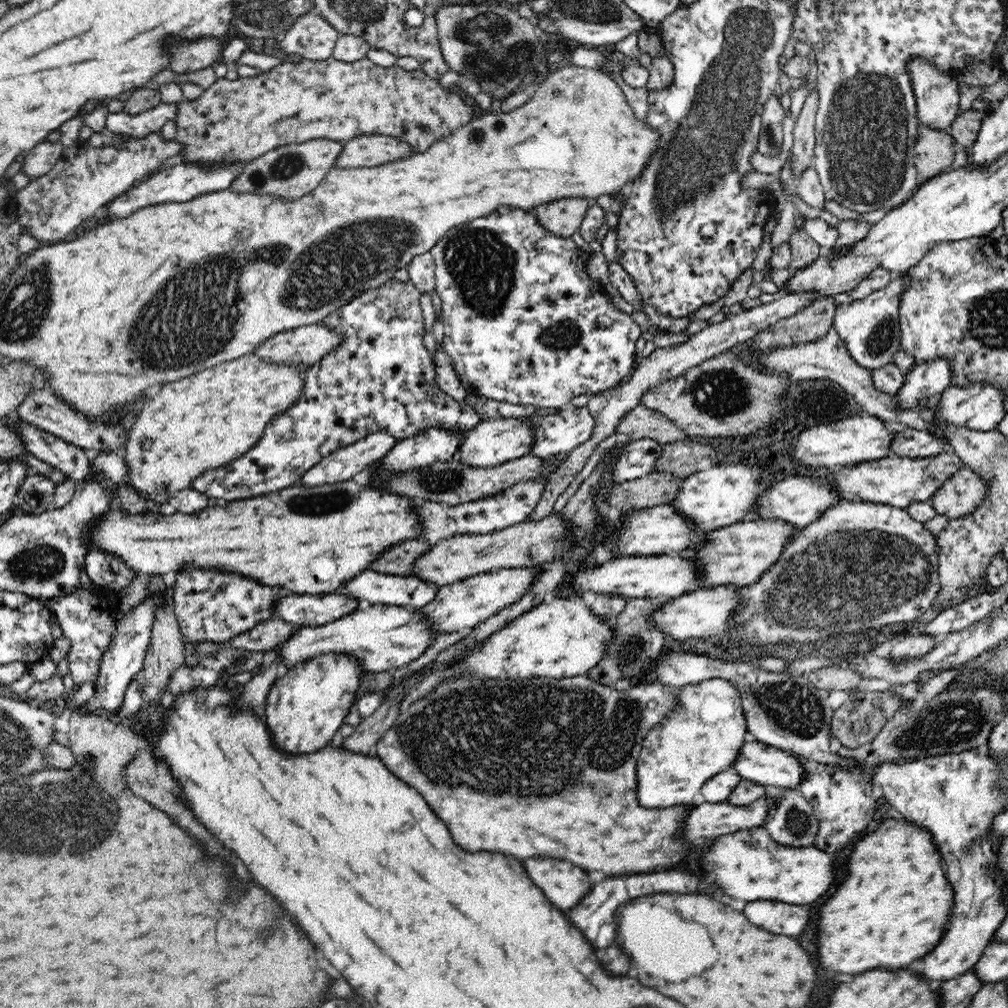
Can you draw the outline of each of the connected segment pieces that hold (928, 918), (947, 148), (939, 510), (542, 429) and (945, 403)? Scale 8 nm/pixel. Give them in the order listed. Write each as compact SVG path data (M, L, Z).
M888 820L884 824L880 824L880 828L876 832L872 832L870 836L862 836L860 842L852 844L852 852L850 852L850 858L848 858L848 878L842 878L838 884L836 884L836 890L834 894L818 908L818 966L826 972L838 972L838 974L862 974L869 970L886 970L886 971L898 971L900 969L912 968L917 964L924 954L928 954L930 950L934 950L934 946L938 944L940 936L942 936L942 930L944 930L944 924L948 920L948 914L950 914L950 904L954 899L953 888L950 887L950 883L946 880L944 874L944 868L942 868L942 855L938 852L936 845L932 842L932 835L922 829L920 826L913 825L908 821L902 820L896 822L896 820Z
M919 122L914 146L918 185L952 166L954 150L957 148L948 130L930 128Z
M963 464L929 500L936 514L946 516L950 520L974 512L974 508L982 502L984 492L984 481Z
M573 405L554 414L531 414L522 416L522 419L530 425L530 433L532 433L532 446L530 446L528 454L540 458L547 458L550 455L560 453L568 454L573 448L586 442L592 436L592 430L594 430L594 417L590 415L590 412L585 407Z
M974 383L969 387L950 386L946 388L946 390L940 392L939 403L935 410L934 428L926 431L928 431L932 437L936 437L938 440L942 439L942 441L946 439L946 442L948 442L947 438L945 438L945 434L943 434L946 425L966 427L970 430L979 430L980 432L994 430L996 429L996 424L998 424L1002 418L1005 418L1006 415L1004 401L1005 393L1006 392L1002 391L1002 389L988 385L988 383Z

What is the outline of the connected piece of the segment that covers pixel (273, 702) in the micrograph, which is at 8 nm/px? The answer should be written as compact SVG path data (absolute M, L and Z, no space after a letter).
M330 653L313 658L311 661L298 663L292 668L281 671L275 685L269 690L262 712L262 721L274 740L278 750L290 754L310 754L314 750L327 748L332 736L344 724L344 716L350 712L354 694L360 686L360 665L358 659L346 655Z

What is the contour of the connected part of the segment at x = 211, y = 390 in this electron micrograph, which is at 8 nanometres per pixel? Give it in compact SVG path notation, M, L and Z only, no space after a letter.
M248 353L192 376L162 384L157 394L144 402L136 421L127 430L126 444L121 451L126 465L123 484L158 504L170 500L178 491L192 488L195 478L240 458L258 442L274 416L293 406L302 394L304 381L301 373L307 371L308 367L302 365L264 363L254 353Z

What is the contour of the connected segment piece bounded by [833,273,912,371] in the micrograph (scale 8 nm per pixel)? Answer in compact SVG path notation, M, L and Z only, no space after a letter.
M900 273L882 290L870 294L864 300L844 304L835 311L833 325L844 342L850 356L864 368L876 370L892 361L892 354L901 348L901 333L898 327L898 308L904 292L910 286L910 275Z

